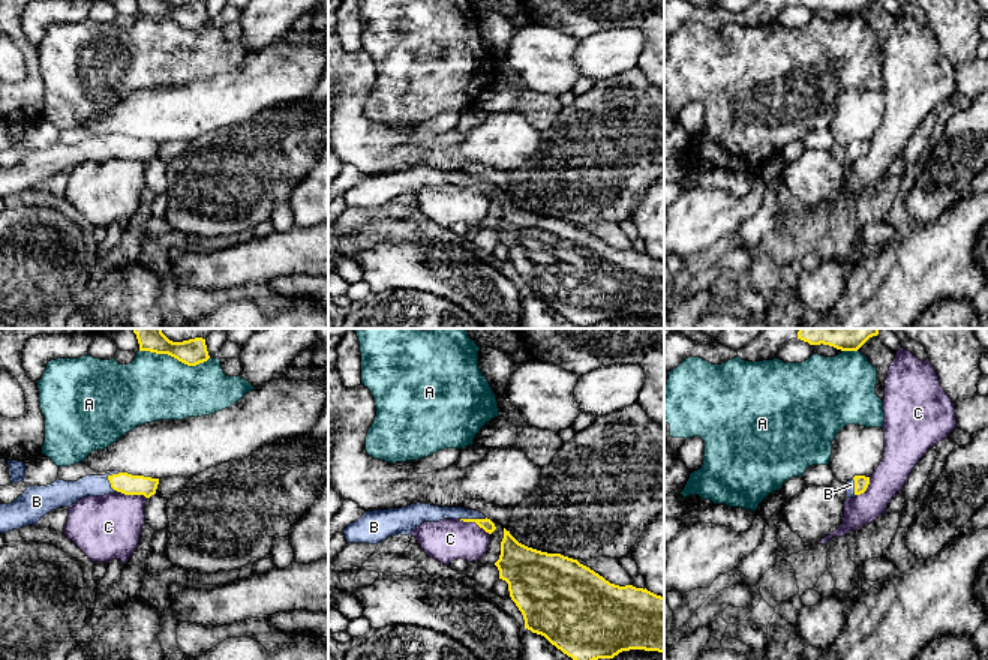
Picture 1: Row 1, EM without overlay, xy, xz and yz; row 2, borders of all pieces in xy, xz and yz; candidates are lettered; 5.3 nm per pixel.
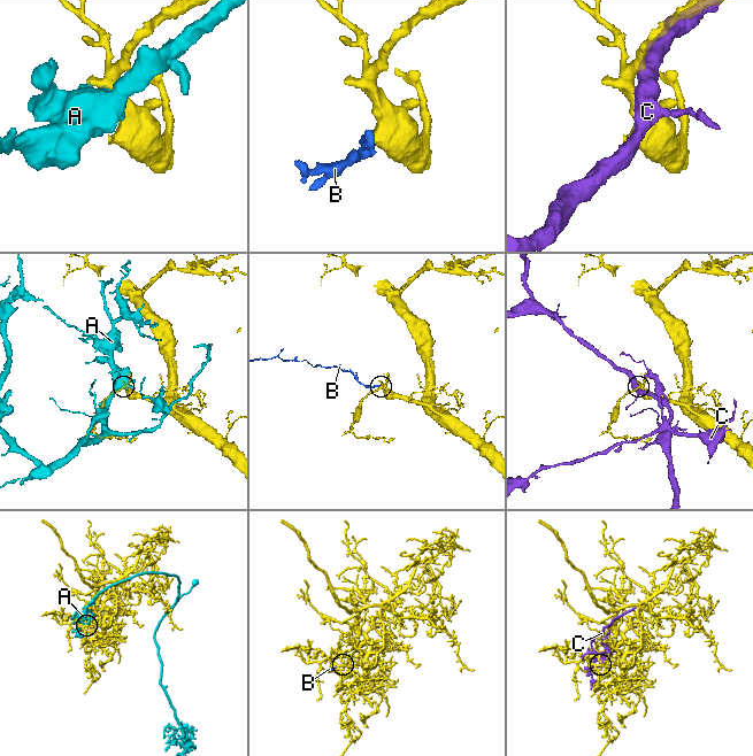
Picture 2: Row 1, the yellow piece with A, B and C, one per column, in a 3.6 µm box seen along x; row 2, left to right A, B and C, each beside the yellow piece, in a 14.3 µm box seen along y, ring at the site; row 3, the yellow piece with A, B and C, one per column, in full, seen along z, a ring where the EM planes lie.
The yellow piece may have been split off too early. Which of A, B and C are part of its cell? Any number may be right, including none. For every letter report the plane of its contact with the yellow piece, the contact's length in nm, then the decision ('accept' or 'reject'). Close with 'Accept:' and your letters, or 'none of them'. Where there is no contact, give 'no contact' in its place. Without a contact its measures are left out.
A: meets yellow in xy; contact 380 nm long; reject
B: meets yellow in xy; contact 130 nm long; accept
C: meets yellow in xz; contact 190 nm long; reject
Accept: B

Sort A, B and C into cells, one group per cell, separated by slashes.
A / B / C

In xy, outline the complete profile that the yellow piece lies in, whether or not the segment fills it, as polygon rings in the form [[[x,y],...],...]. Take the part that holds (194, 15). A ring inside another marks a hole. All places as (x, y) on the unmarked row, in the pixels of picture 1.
[[[136,0],[139,15],[168,18],[187,30],[196,30],[210,22],[205,3],[195,2],[183,6],[172,6],[166,0]]]

